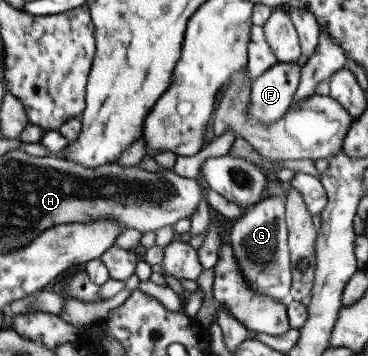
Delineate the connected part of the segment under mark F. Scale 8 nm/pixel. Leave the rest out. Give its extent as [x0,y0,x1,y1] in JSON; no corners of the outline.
[249,62,300,126]

